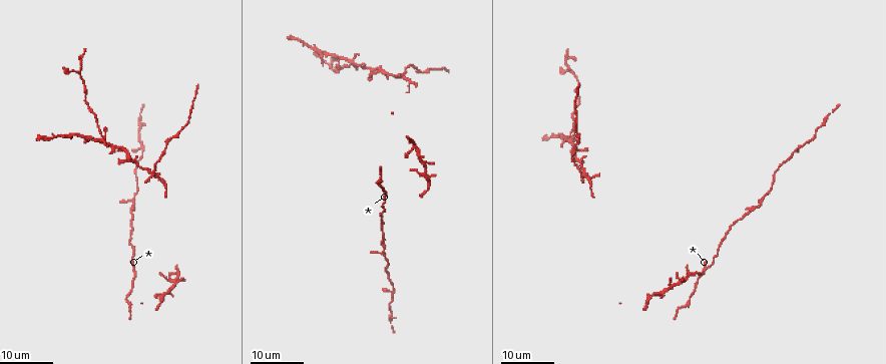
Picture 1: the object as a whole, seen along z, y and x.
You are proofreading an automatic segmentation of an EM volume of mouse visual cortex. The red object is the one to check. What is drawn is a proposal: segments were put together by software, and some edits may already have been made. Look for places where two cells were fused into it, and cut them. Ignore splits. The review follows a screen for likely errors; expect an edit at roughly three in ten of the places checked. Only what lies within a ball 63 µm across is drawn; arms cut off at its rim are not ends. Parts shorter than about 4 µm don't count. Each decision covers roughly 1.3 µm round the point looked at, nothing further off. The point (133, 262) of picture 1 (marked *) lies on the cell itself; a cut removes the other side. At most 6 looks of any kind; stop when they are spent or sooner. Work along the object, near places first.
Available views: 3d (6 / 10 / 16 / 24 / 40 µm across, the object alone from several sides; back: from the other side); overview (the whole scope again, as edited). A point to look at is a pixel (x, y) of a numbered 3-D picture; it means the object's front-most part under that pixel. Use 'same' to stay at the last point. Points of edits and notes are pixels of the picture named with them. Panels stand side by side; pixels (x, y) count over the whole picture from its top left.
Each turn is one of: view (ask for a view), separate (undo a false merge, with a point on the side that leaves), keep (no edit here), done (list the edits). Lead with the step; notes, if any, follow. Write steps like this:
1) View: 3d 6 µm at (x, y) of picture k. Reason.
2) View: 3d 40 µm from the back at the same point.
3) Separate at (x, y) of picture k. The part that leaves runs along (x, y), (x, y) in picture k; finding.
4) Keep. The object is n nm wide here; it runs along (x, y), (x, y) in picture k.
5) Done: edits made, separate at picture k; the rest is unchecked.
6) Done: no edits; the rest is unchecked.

View: 3d 24 µm at (377, 184) of picture 1. Calibre changes.

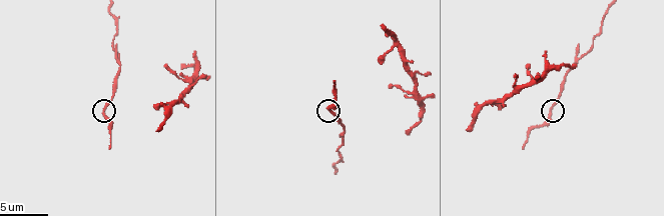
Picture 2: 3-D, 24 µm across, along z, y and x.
View: 3d 6 µm at (550, 108) of picture 2.

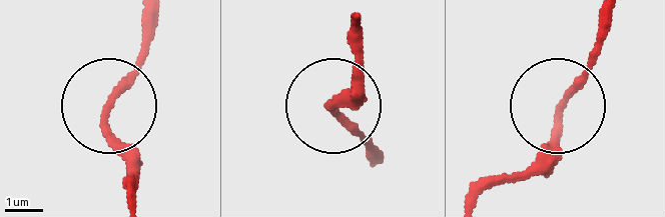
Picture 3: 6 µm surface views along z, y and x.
Keep. One cell here.

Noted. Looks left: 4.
View: 3d 24 µm at (402, 79) of picture 1. Thin arm on a thick one.

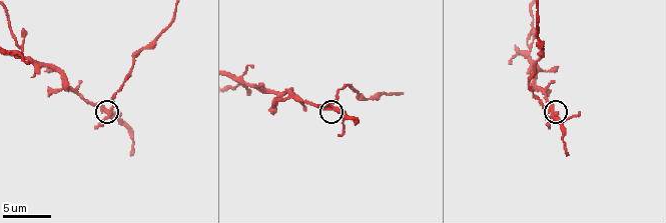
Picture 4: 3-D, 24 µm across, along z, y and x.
View: 3d 10 µm at (552, 113) of picture 4. Zoom in.

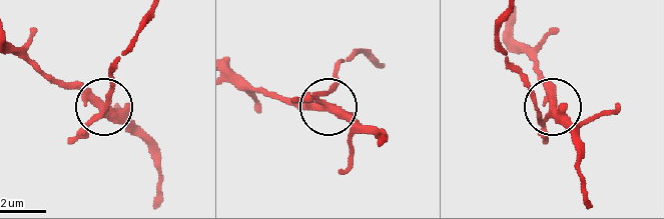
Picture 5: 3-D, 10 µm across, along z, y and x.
Separate at (111, 94) of picture 5. 4 arms meet here; the part that leaves runs along (94, 120), (111, 70), (146, 13) in picture 5; two cells meet here.

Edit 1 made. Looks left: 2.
Done: edits made, separate at picture 5; the rest is unchecked.

